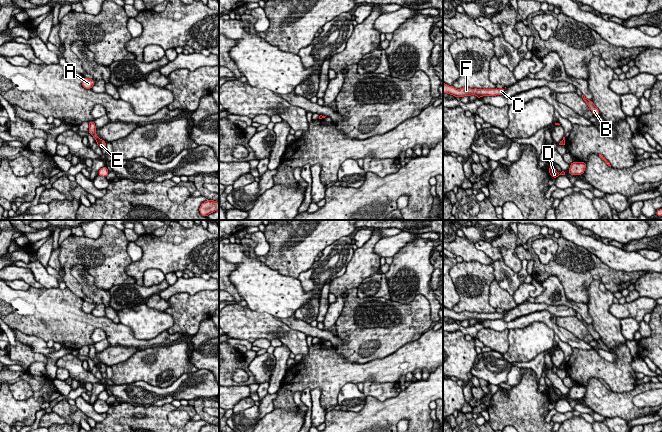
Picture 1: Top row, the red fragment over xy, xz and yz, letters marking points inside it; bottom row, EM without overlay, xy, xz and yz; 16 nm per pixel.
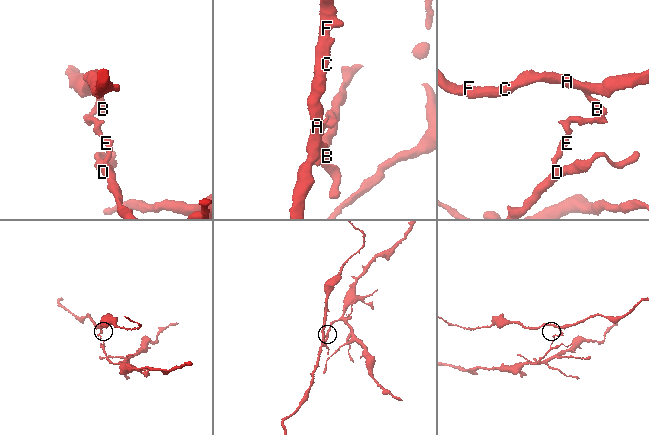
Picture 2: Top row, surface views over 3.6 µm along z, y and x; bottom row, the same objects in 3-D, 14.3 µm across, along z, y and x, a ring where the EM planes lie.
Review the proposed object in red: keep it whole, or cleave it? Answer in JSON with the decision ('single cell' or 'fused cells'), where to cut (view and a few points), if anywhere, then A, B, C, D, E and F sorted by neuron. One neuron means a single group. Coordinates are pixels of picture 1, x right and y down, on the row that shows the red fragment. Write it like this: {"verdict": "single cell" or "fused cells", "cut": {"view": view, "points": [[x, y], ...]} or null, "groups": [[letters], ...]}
{"verdict": "fused cells", "cut": {"view": "xy", "points": [[98, 138], [96, 141]]}, "groups": [["A", "B", "C", "F"], ["D", "E"]]}

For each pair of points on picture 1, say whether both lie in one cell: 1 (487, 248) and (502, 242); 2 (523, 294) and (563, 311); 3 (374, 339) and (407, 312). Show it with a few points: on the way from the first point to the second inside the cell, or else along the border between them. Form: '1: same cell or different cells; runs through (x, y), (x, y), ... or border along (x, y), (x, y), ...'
1: different cells; border along (490, 243), (501, 249), (501, 257), (506, 265)
2: different cells; border along (526, 300), (516, 305)
3: same cell; runs through (383, 330), (388, 325), (399, 324), (402, 321)

